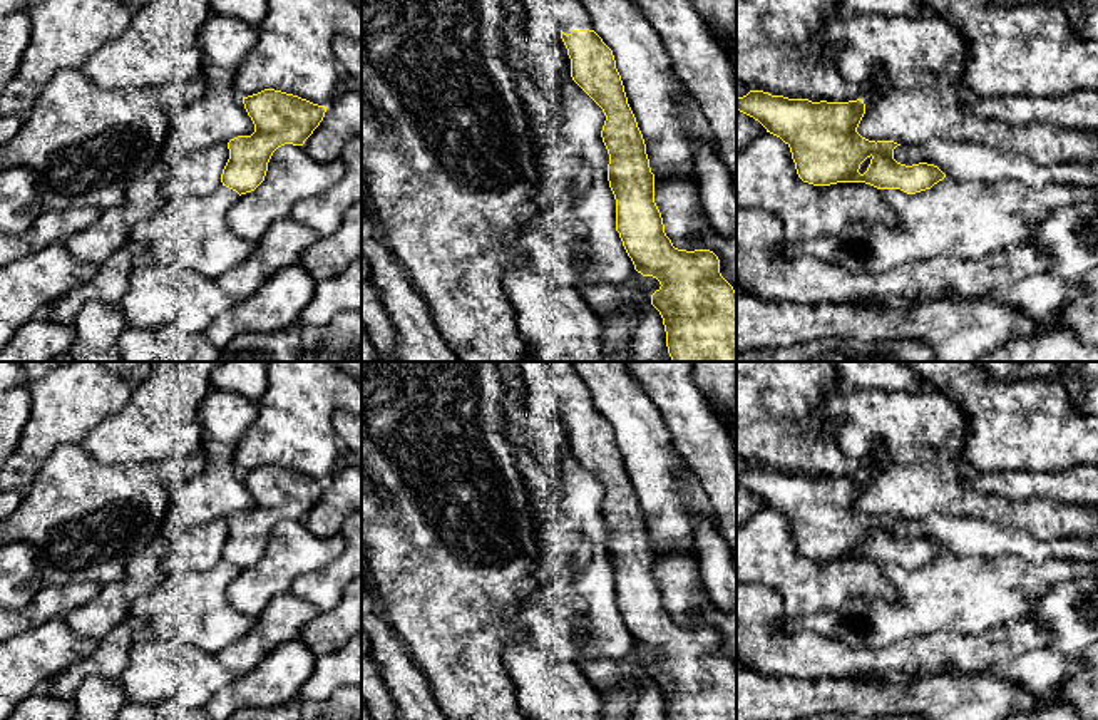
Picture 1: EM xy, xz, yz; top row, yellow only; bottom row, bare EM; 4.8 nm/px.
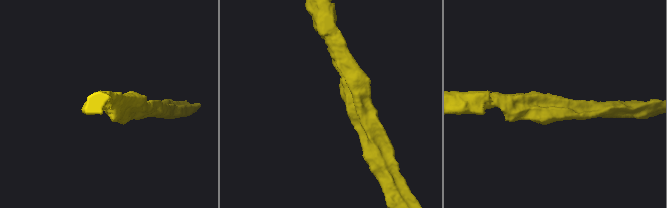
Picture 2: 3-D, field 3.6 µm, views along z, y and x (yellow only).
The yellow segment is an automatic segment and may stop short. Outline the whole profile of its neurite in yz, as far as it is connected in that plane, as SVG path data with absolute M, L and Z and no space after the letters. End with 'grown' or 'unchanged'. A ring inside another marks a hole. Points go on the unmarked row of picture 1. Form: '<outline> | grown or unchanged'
M750 465L736 472L736 486L780 512L790 522L798 553L813 561L865 558L877 564L916 569L946 553L934 539L897 537L894 524L900 519L894 516L862 512L857 507L865 489L862 474L812 477Z | unchanged

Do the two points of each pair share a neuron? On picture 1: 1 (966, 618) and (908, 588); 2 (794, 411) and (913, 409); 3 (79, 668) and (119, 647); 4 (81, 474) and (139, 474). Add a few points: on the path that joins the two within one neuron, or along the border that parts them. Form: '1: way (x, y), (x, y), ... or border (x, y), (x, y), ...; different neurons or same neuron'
1: way (951, 603), (944, 596), (926, 596), (923, 593); same neuron
2: border (839, 387), (817, 411), (824, 431), (837, 444); different neurons
3: way (89, 665), (104, 662), (109, 657); same neuron
4: way (96, 476), (124, 476); same neuron

